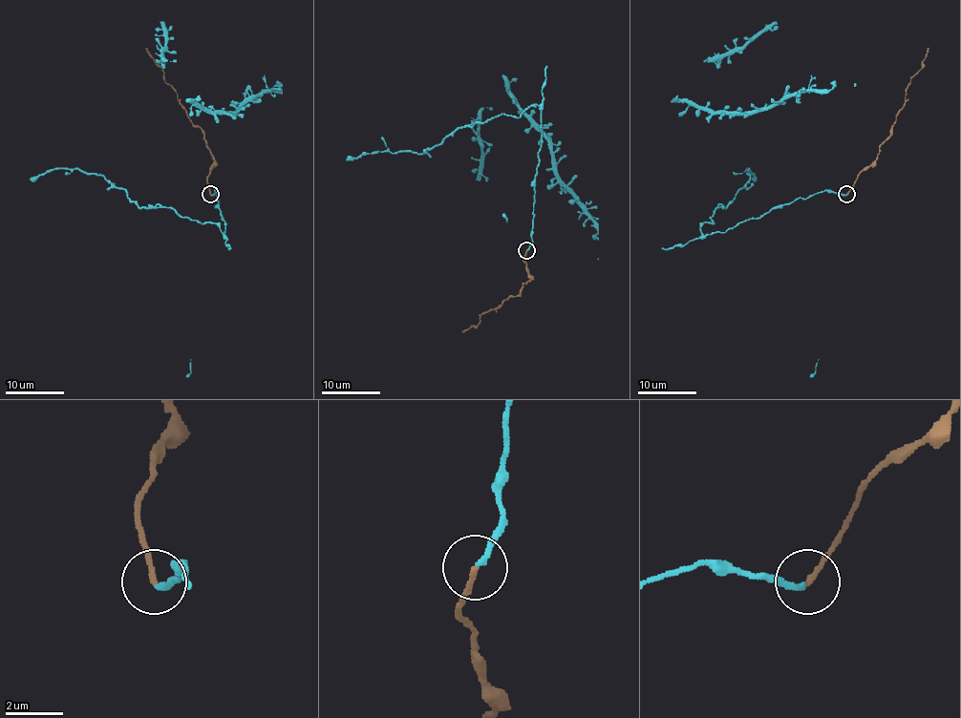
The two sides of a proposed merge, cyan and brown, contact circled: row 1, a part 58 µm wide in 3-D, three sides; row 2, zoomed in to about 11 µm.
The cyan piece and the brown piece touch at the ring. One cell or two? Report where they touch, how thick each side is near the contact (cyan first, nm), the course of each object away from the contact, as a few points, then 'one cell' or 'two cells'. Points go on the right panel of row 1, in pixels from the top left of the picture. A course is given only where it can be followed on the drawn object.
(846, 194) | 190/180 nm | cyan via (846, 194), (822, 191), (723, 232), (700, 230), (744, 186), (747, 169), (756, 179) | brown via (846, 194), (857, 176), (876, 160), (879, 147), (890, 132), (905, 101), (907, 84), (923, 67), (928, 48) | one cell

